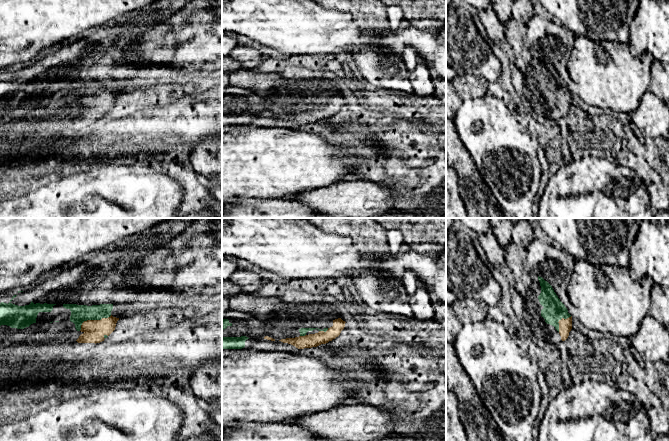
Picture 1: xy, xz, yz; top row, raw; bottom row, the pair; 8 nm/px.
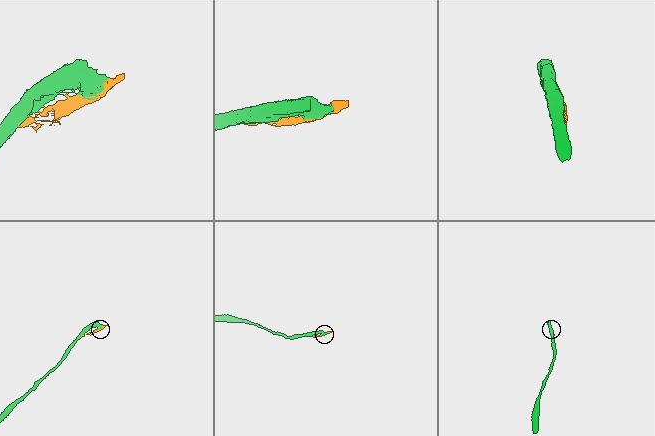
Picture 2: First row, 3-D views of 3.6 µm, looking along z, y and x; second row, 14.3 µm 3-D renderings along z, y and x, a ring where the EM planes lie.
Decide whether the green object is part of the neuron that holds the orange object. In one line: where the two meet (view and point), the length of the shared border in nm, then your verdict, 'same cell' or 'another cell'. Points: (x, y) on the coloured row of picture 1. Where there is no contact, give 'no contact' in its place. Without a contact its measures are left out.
meets orange in xy at (93, 320); contact 300 nm long; another cell

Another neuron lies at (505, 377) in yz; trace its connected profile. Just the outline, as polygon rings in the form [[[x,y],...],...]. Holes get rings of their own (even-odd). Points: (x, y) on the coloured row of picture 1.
[[[489,316],[482,321],[462,325],[453,346],[461,366],[503,438],[506,441],[533,441],[542,394],[537,380],[538,366],[527,354],[526,347]]]

